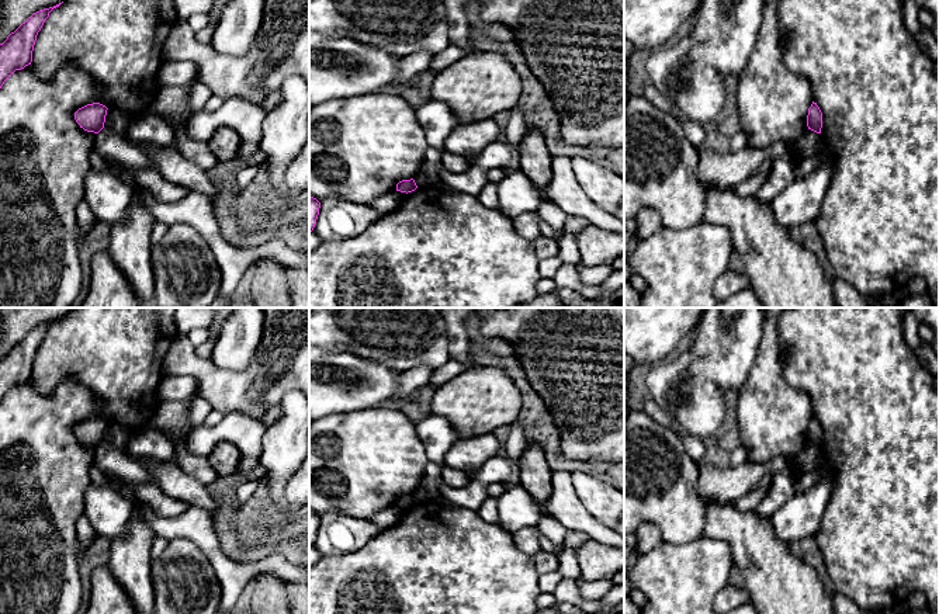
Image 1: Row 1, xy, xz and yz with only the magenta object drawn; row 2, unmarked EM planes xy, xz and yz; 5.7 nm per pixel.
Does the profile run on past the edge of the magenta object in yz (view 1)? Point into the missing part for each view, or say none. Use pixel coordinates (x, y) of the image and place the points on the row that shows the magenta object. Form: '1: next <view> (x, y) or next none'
1: next none

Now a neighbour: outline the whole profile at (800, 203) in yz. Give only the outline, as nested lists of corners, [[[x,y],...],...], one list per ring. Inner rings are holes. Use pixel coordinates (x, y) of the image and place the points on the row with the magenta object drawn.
[[[834,164],[820,166],[808,176],[797,176],[772,202],[776,221],[794,229],[818,219],[831,185]]]

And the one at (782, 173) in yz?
[[[784,153],[772,162],[769,173],[755,195],[762,204],[769,205],[796,177],[797,169],[793,159]]]

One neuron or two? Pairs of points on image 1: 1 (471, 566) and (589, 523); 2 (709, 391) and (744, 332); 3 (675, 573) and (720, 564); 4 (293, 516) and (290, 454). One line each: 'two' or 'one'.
1: two
2: one
3: one
4: one

